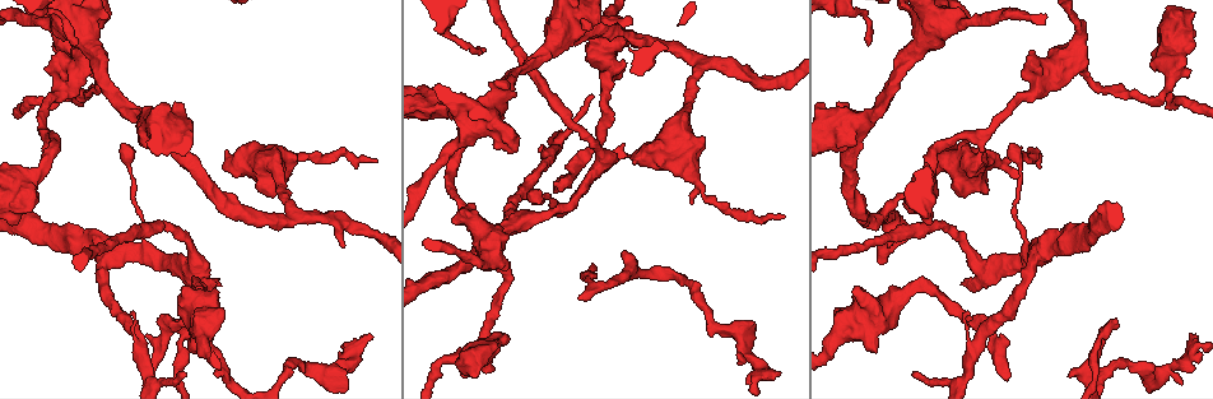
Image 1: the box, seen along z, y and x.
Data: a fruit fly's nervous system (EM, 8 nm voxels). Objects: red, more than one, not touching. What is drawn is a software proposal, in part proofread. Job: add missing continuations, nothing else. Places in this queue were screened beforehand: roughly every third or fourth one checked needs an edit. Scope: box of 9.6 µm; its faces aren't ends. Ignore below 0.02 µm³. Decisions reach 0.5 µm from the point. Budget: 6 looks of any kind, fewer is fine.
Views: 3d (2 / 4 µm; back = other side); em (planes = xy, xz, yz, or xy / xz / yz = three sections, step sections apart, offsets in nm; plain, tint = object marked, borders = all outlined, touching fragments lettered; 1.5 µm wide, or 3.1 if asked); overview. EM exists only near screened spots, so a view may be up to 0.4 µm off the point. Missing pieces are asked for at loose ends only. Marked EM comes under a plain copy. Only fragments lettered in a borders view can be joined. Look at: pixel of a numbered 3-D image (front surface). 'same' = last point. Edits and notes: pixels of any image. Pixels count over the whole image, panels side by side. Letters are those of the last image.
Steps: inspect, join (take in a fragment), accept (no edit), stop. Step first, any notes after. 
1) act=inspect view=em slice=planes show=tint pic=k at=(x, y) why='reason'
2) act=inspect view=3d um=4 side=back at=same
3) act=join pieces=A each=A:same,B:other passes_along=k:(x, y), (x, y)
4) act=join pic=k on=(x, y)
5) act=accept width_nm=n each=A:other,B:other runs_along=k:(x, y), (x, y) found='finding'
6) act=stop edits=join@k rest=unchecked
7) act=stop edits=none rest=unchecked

act=inspect view=em slice=yz step=8 show=tint pic=1 at=(621, 146) why='branch stops here'

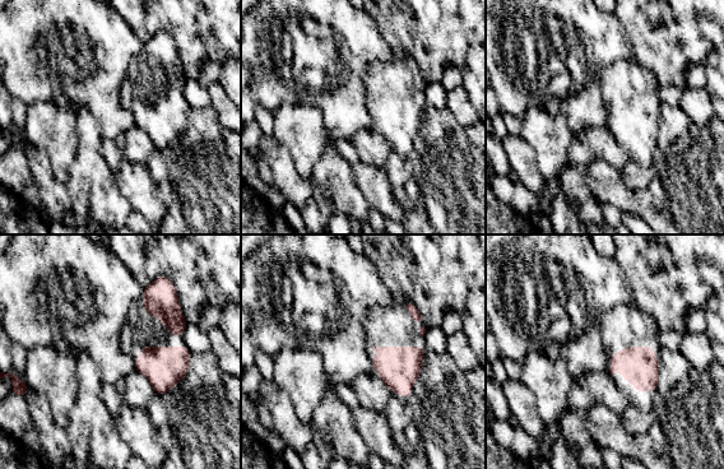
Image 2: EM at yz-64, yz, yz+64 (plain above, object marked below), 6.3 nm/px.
act=inspect view=em slice=planes show=borders at=same

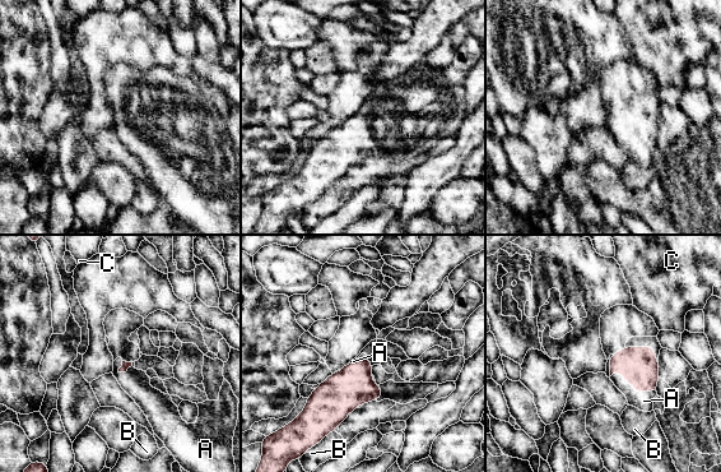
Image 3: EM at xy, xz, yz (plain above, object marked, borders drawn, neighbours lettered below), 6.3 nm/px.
act=join pieces=A each=A:same,B:other,C:other passes_along=3:(637, 365), (627, 382), (643, 401) found='it goes on there'

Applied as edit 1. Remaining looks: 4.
act=inspect view=overview why='redraw'

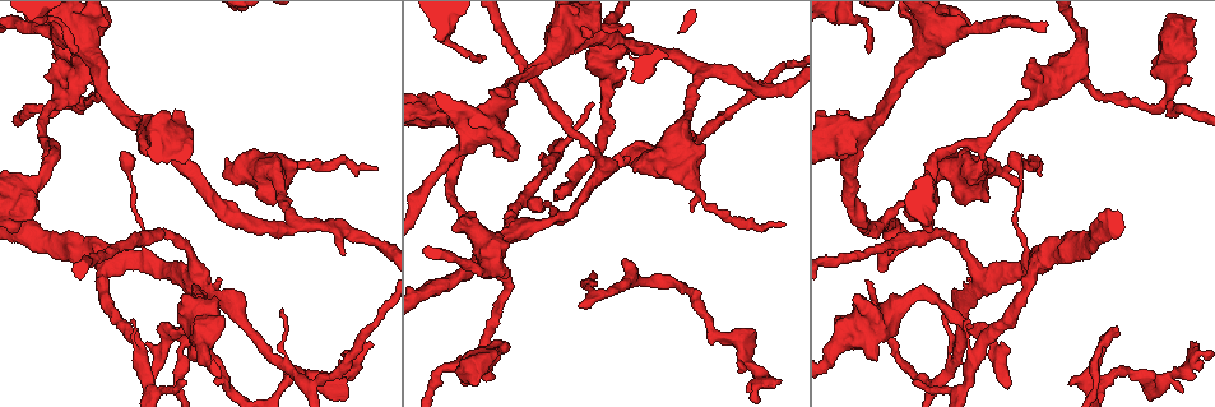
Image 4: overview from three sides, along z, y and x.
act=inspect view=3d um=2 side=back pic=4 at=(875, 359) why='free end'

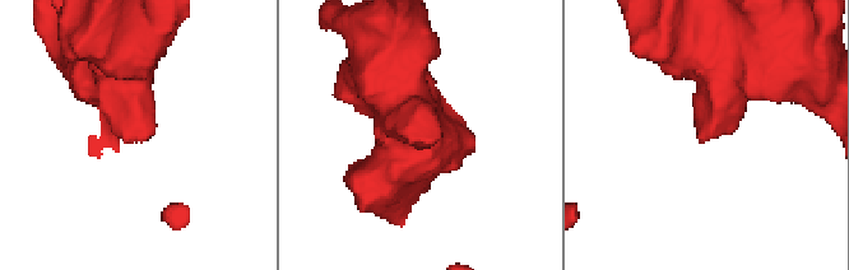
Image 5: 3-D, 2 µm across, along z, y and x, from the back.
act=inspect view=em slice=planes show=tint pic=5 at=(429, 141)

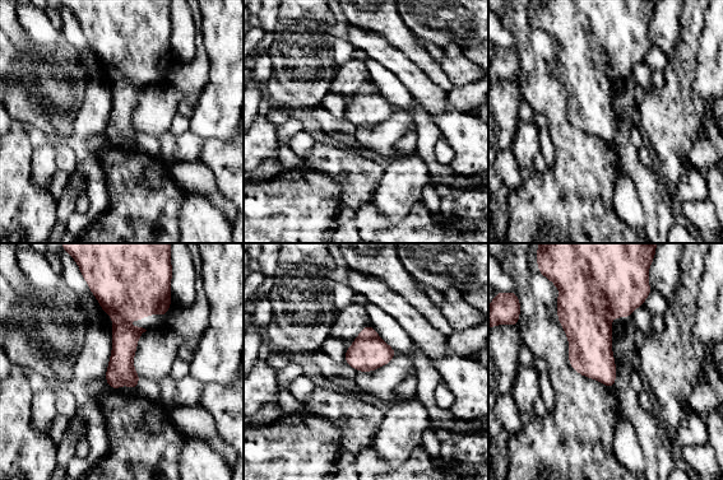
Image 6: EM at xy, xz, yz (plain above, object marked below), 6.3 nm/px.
act=inspect view=em slice=planes show=borders at=same

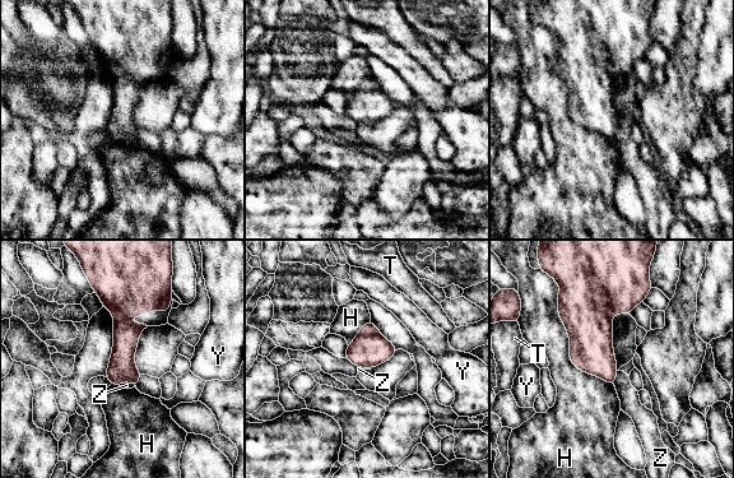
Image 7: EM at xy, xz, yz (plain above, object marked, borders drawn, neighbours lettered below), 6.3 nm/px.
act=accept each=H:other,T:other,Y:other,Z:other border=7:(618, 371), (613, 384) found='no lettered fragment goes on from it'

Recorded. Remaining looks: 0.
act=stop edits=join@3 rest=unchecked

